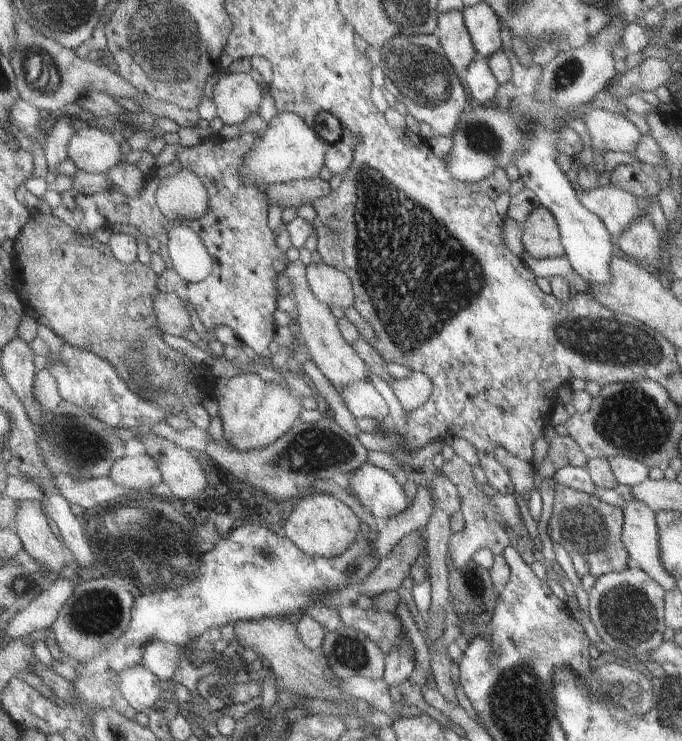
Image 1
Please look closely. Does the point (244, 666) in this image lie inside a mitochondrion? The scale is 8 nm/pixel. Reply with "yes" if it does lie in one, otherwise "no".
no

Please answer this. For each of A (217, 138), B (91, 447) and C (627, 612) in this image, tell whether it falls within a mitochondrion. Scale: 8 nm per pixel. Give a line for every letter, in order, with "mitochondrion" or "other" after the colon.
A: other
B: mitochondrion
C: mitochondrion

